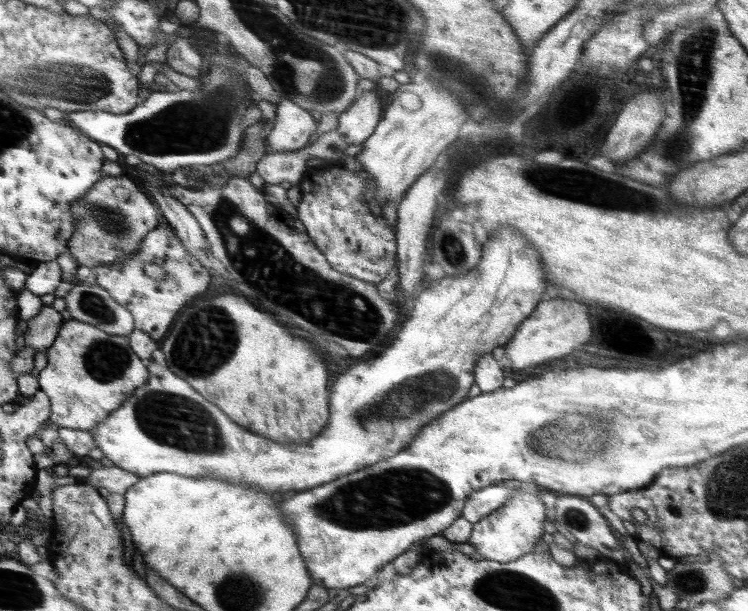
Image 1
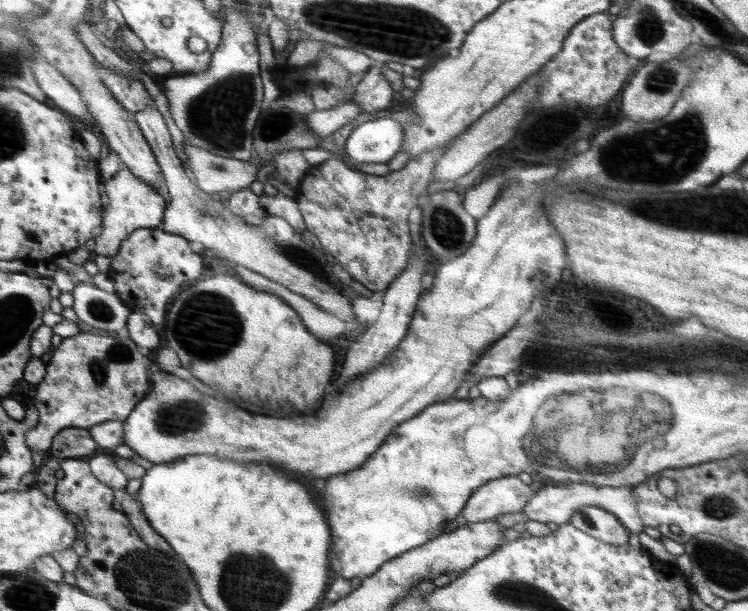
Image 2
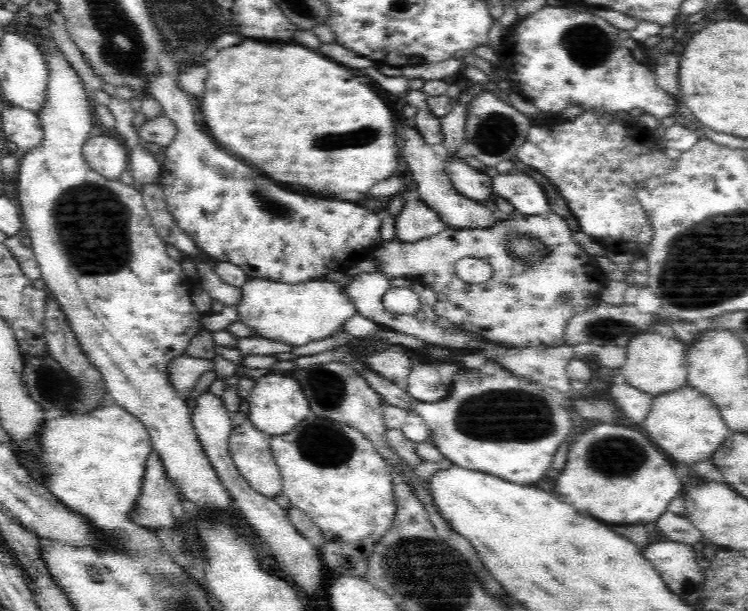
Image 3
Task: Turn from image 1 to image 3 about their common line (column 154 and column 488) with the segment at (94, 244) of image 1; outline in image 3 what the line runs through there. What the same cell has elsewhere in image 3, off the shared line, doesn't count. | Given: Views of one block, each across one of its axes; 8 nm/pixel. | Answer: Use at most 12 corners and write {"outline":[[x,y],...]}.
{"outline":[[404,126],[402,157],[418,197],[444,224],[494,228],[482,200],[454,189],[448,164],[416,127]]}

